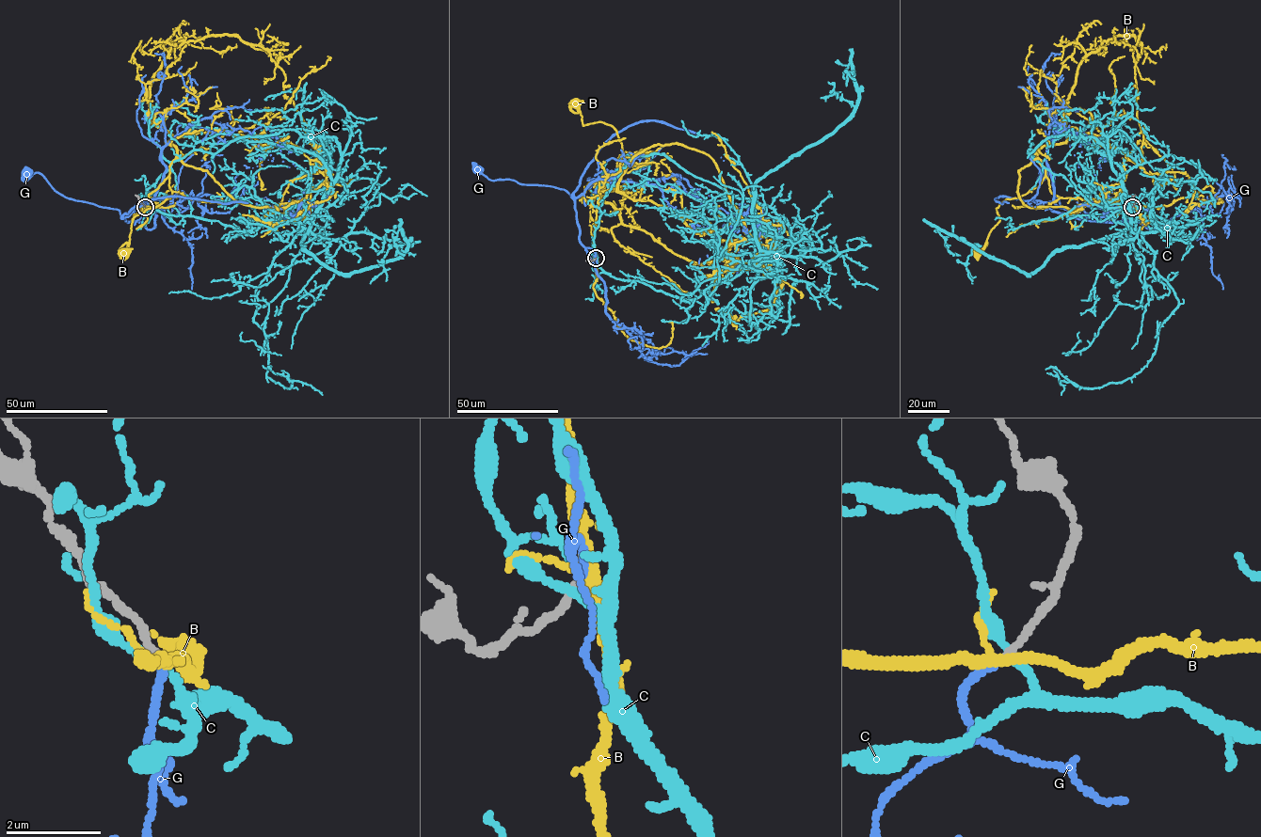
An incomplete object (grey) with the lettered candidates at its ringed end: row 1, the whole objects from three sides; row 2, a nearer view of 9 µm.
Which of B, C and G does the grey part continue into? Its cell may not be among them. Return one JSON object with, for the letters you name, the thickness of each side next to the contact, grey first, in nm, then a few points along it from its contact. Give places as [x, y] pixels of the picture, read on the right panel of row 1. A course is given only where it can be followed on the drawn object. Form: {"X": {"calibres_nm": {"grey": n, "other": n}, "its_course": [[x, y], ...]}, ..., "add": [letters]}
{"G": {"calibres_nm": {"grey": 160, "other": 150}, "its_course": [[1132, 207], [1102, 222], [1054, 202], [1052, 118], [1098, 137], [1100, 184], [1116, 208], [1148, 213]]}, "add": ["G"]}

